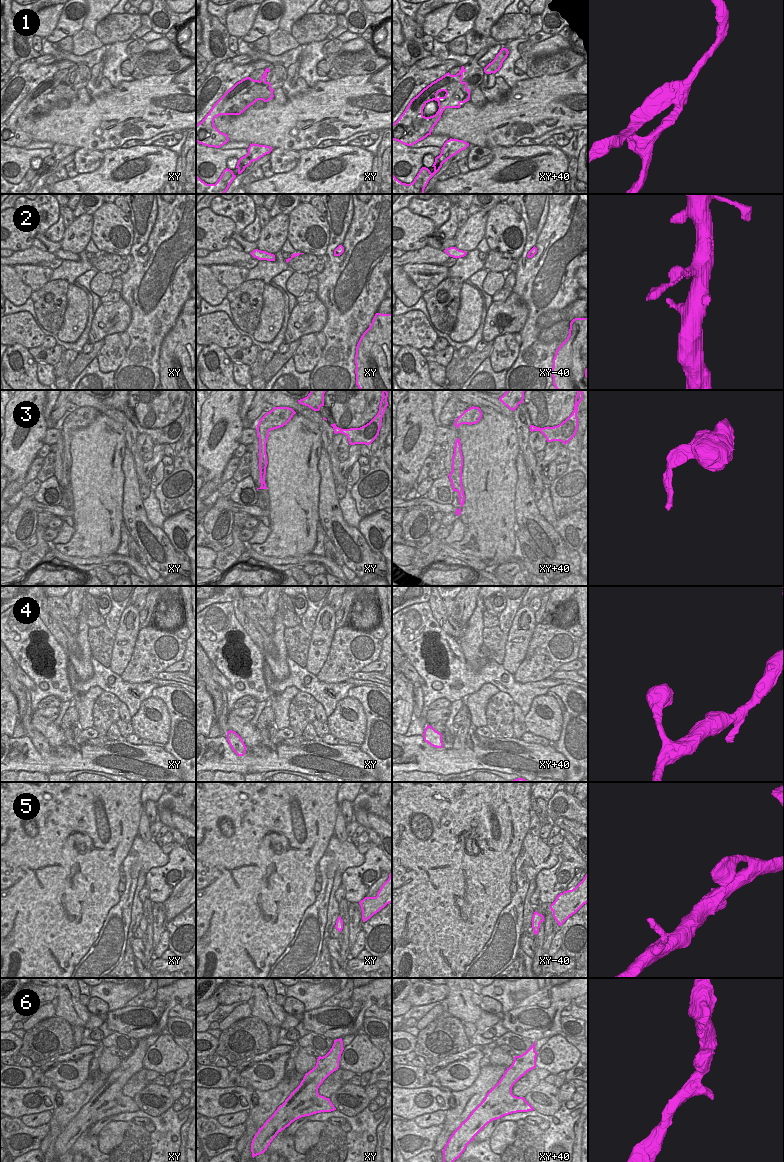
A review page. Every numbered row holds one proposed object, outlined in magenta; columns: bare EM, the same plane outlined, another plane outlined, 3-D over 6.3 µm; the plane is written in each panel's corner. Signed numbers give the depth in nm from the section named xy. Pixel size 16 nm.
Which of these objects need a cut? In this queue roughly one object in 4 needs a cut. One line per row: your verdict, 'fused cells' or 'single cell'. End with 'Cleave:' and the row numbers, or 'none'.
1: fused cells
2: single cell
3: fused cells
4: single cell
5: single cell
6: single cell
Cleave: 1, 3

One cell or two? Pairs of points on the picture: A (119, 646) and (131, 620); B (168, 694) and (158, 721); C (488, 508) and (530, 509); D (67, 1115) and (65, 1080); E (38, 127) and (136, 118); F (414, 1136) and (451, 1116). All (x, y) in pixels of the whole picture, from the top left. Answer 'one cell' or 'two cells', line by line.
A: one cell
B: two cells
C: two cells
D: two cells
E: one cell
F: two cells

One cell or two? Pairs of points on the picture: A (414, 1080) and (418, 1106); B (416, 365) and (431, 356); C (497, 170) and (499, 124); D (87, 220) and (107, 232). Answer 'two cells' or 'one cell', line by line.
A: two cells
B: two cells
C: two cells
D: two cells

